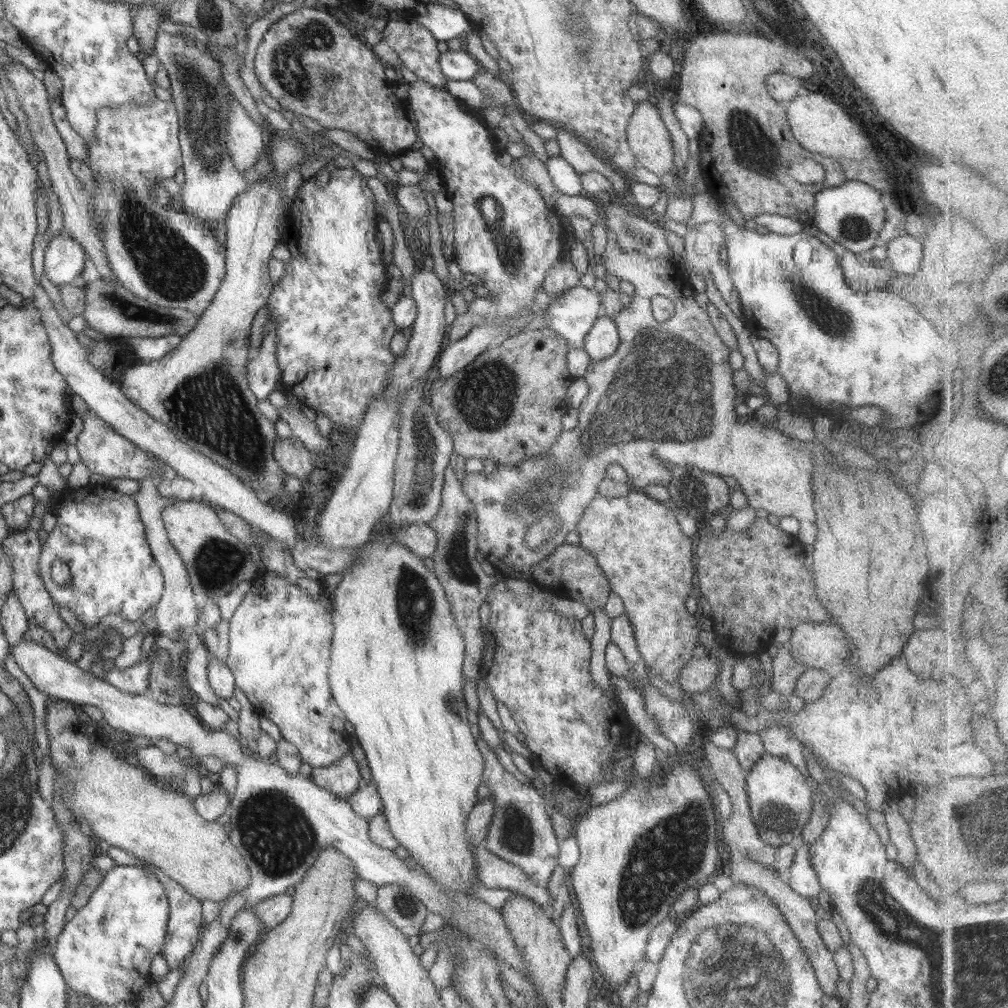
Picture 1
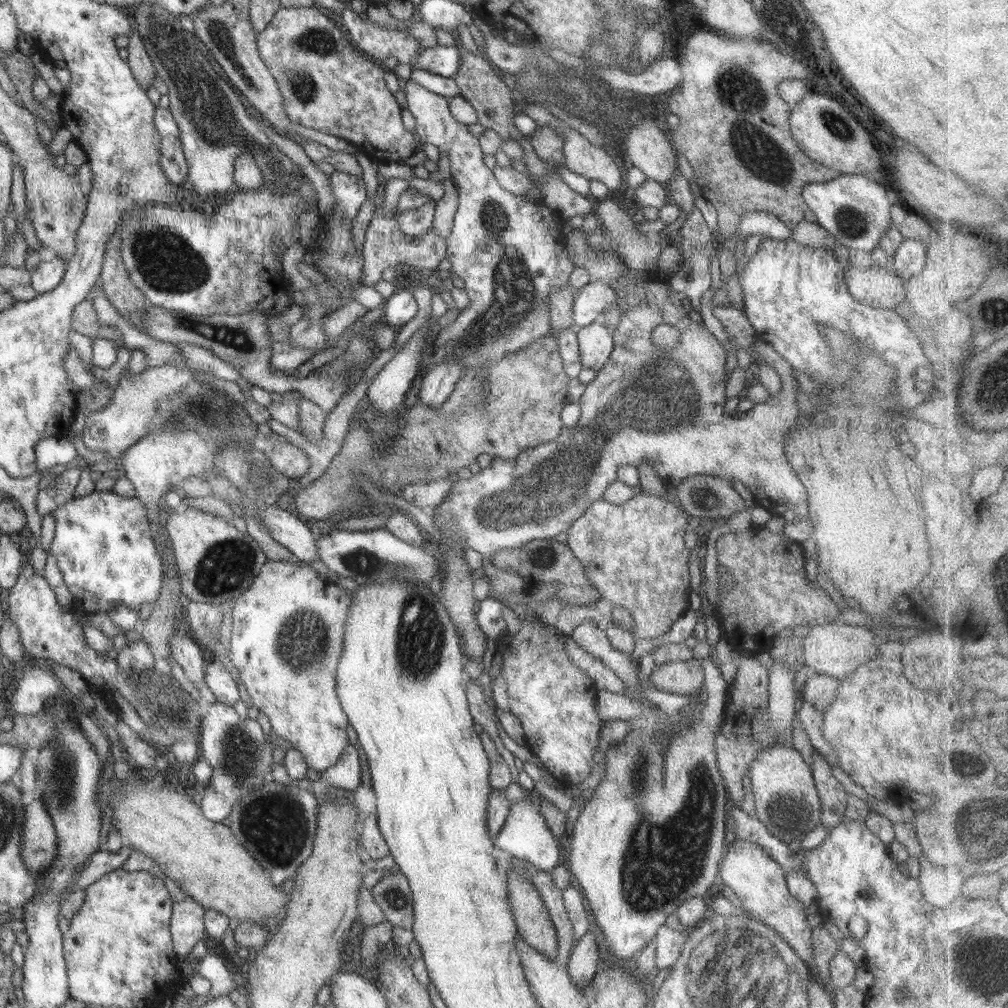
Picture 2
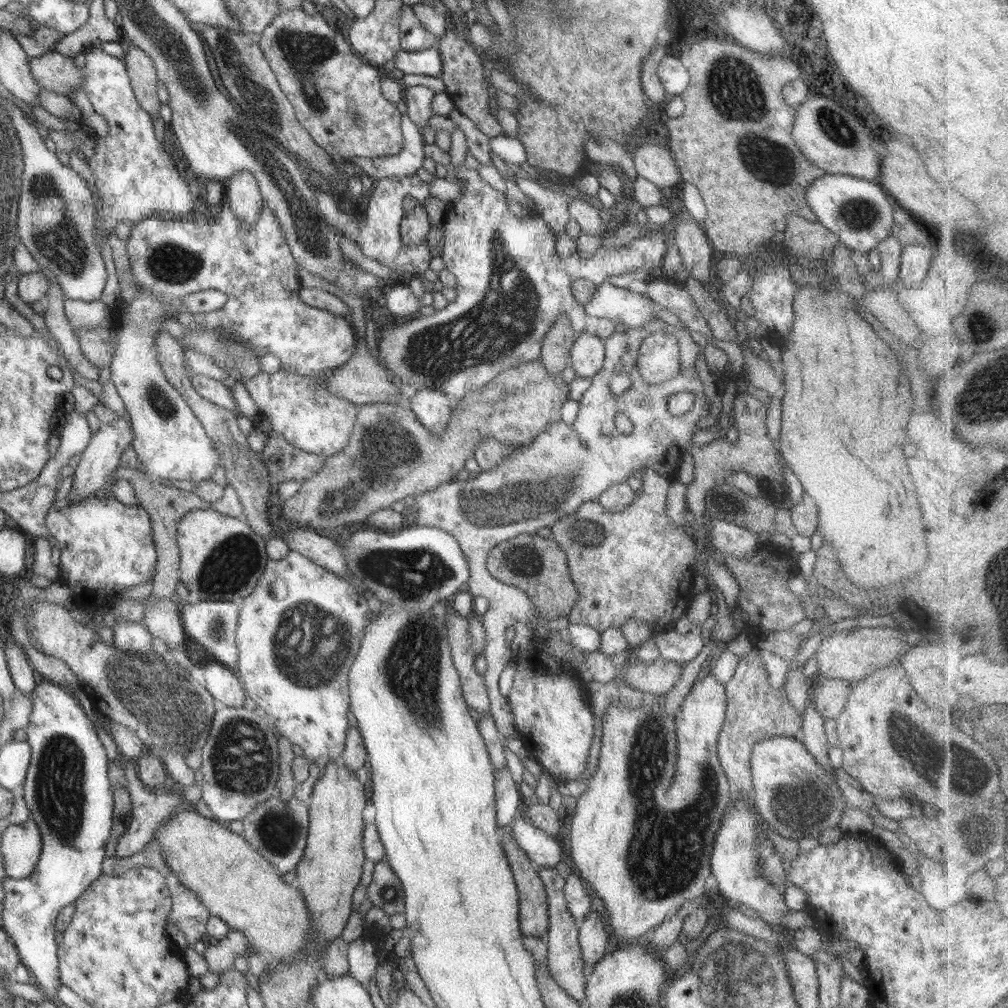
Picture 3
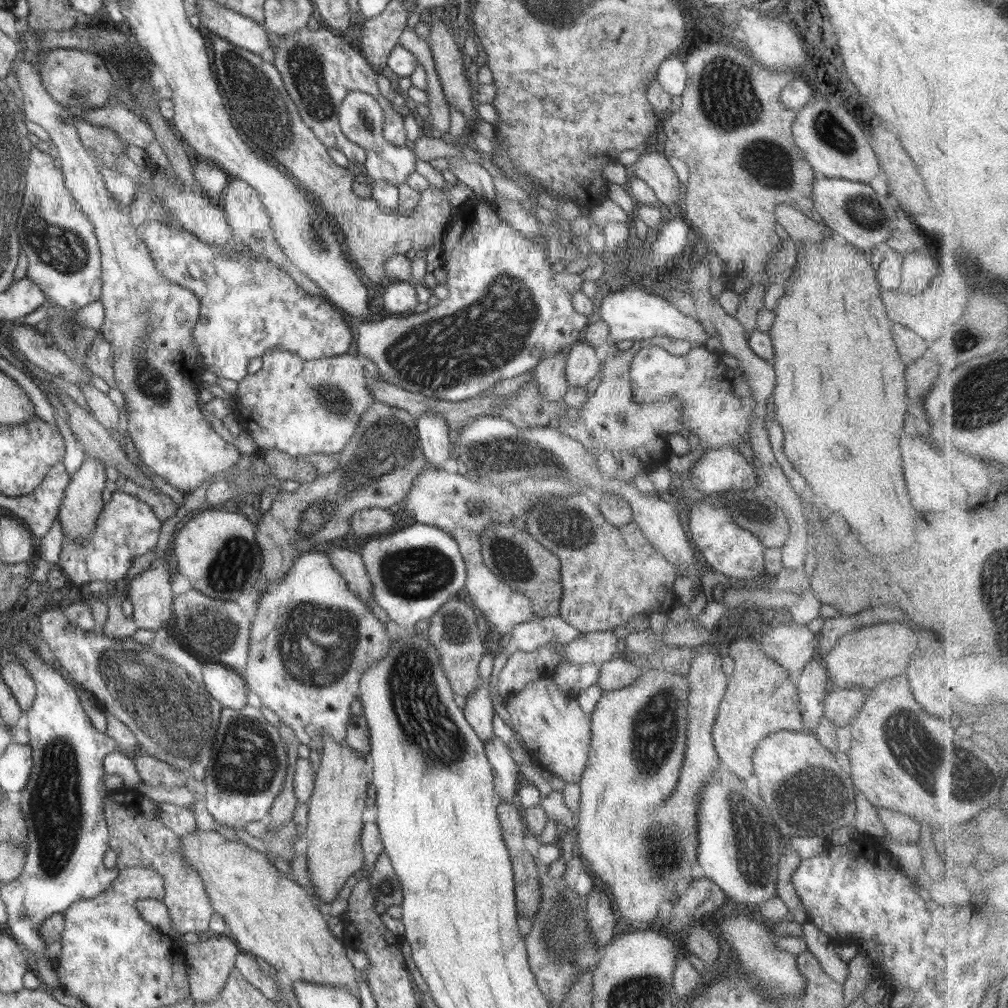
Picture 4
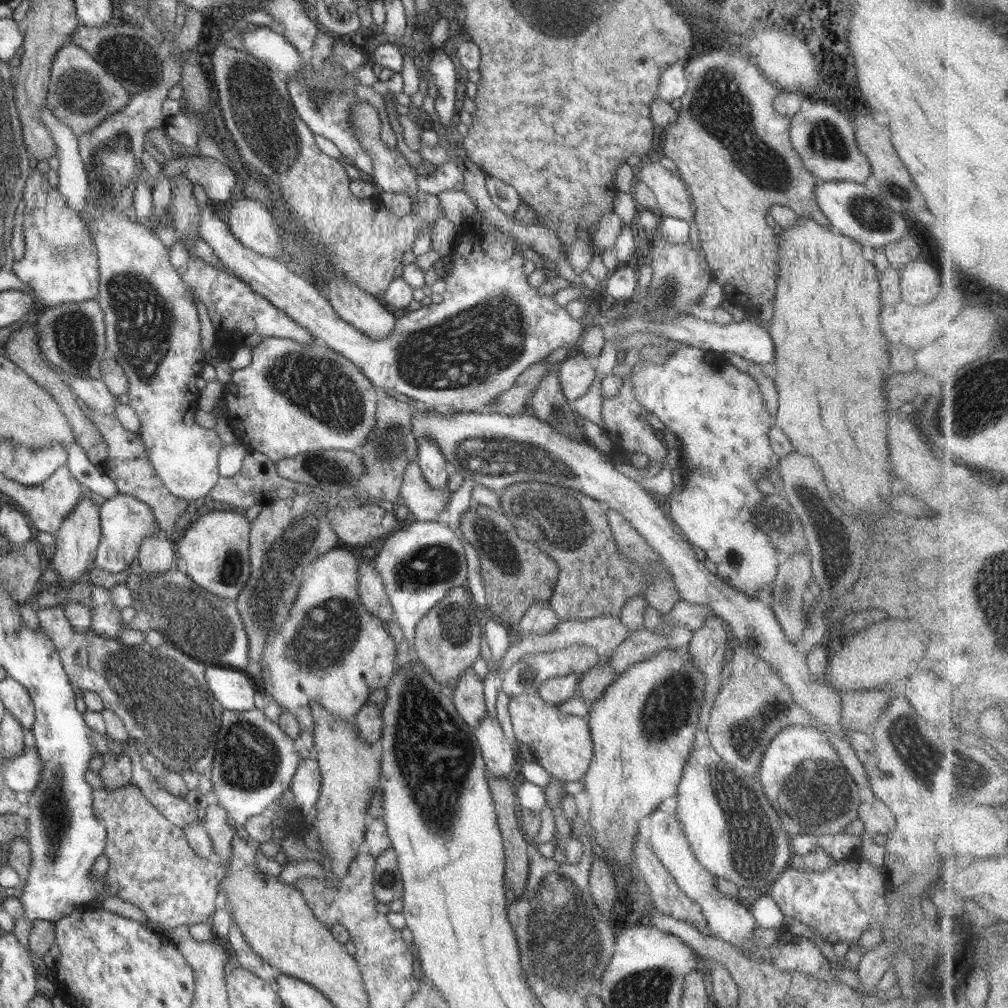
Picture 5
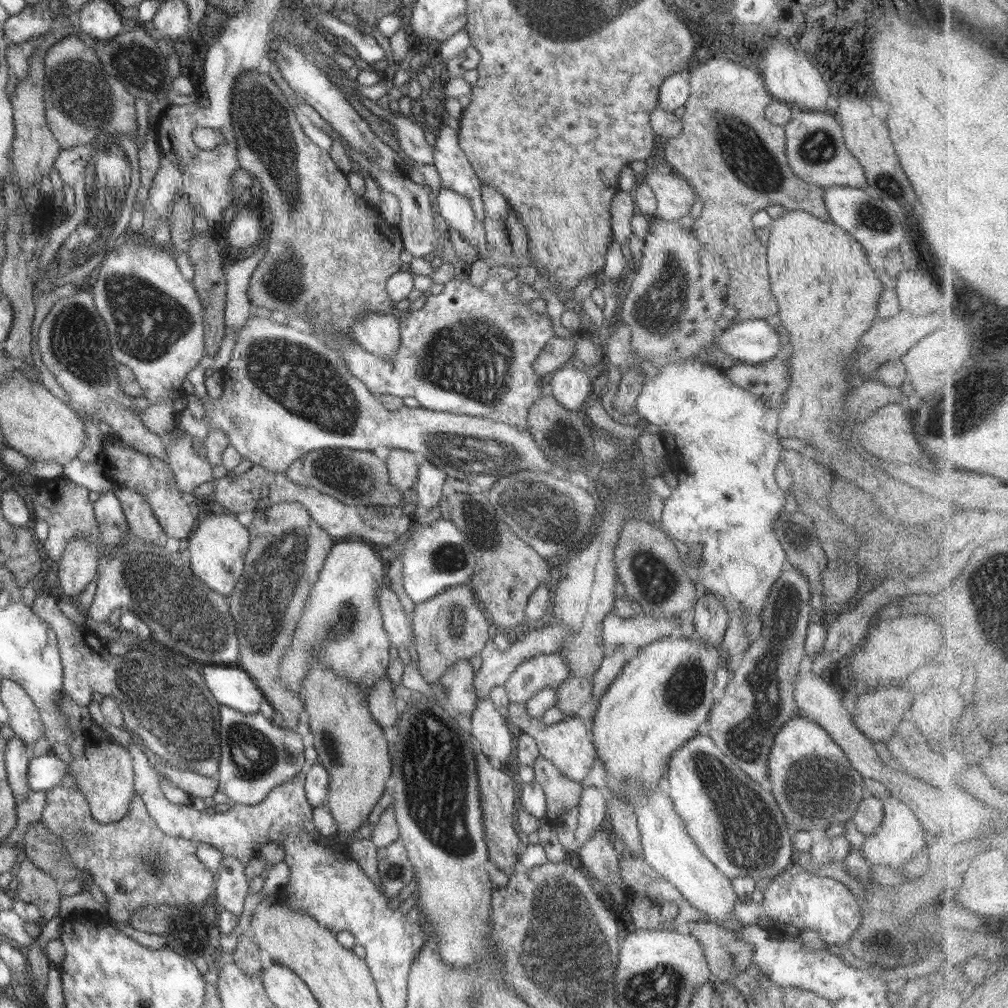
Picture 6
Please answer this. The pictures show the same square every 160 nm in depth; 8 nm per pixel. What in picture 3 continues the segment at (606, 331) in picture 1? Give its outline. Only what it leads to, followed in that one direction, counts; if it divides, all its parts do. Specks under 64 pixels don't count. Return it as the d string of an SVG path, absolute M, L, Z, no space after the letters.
M583 331L577 335L569 355L577 377L593 378L605 361L605 341Z

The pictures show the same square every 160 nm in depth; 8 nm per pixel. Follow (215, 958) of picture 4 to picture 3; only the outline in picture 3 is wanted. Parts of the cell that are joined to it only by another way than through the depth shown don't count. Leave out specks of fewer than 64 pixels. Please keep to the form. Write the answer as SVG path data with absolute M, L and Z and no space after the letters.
M231 930L222 940L208 940L204 960L208 965L207 972L221 974L232 968L232 962L236 957L247 955L248 939L243 933Z

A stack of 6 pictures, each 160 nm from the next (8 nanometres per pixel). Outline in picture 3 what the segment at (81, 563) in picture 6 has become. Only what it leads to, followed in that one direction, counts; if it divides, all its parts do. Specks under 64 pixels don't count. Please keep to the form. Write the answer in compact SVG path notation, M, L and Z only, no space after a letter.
M115 415L112 424L102 424L98 433L93 432L88 446L82 452L83 456L78 466L76 466L72 488L67 496L71 504L86 500L91 496L95 499L95 494L100 488L108 487L111 483L109 476L117 470L120 458L125 450L132 444L134 433L132 433L132 422Z

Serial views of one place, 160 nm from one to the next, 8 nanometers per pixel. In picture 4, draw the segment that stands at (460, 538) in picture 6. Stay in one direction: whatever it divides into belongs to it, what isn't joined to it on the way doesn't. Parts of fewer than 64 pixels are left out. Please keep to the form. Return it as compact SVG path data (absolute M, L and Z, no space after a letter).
M417 522L406 528L397 527L389 535L370 538L360 554L373 584L375 601L386 610L390 620L398 624L400 631L423 626L448 599L463 592L467 568L459 545L451 535L436 526Z

